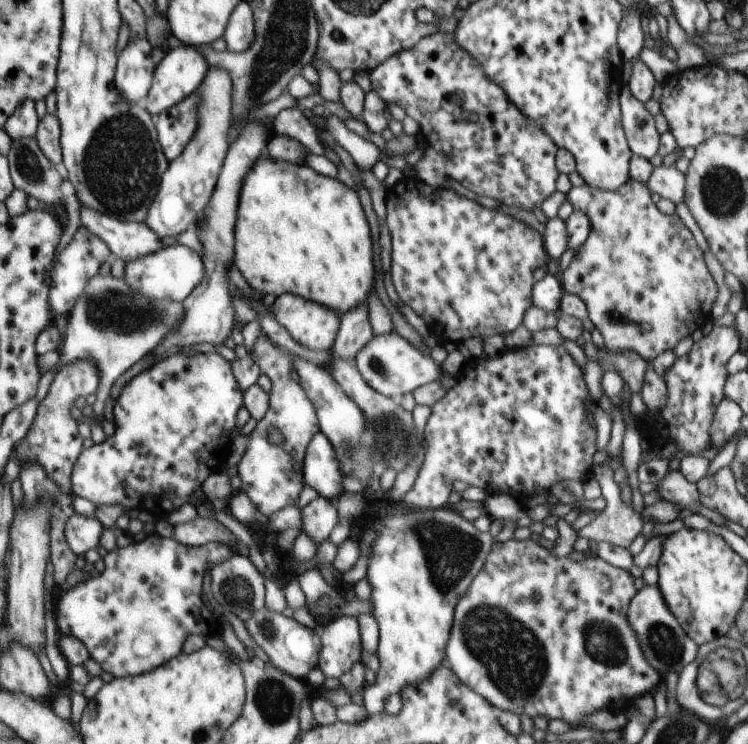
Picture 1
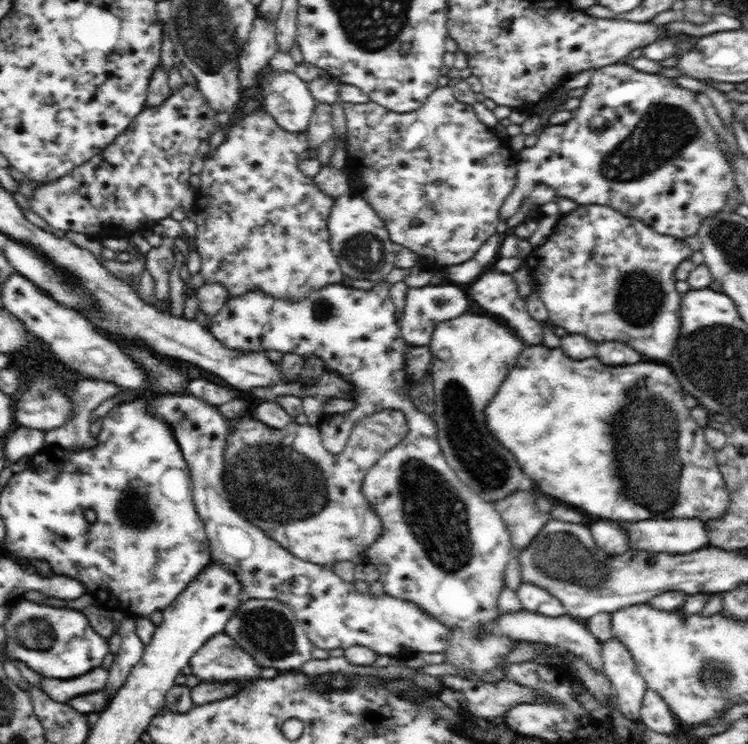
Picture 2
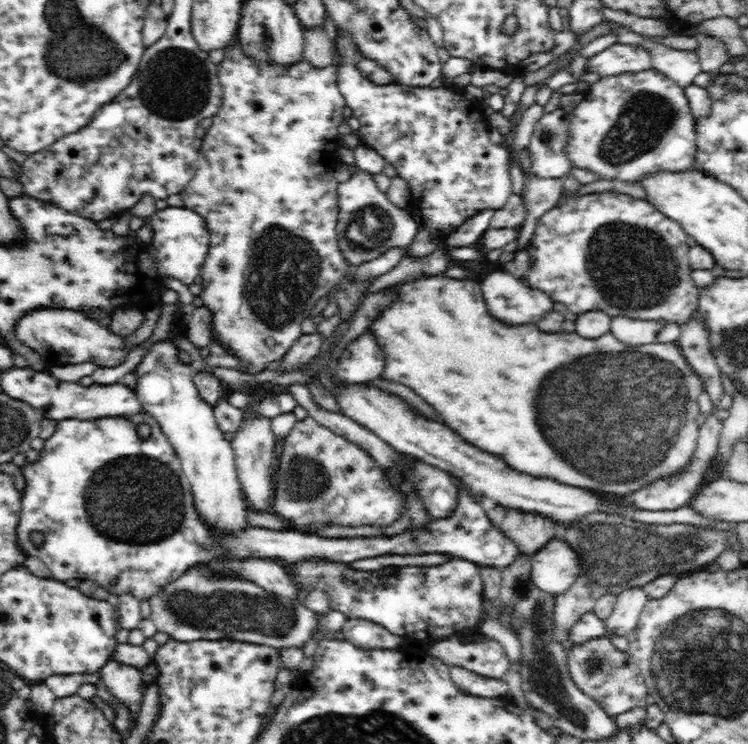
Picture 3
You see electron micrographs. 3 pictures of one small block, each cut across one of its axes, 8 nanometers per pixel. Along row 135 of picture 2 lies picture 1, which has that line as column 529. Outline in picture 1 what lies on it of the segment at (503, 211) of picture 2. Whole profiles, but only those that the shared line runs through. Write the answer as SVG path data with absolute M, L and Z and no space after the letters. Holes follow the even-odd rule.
M512 538L507 542L495 542L484 567L473 579L466 595L461 597L455 607L450 637L441 664L450 668L450 671L454 672L454 675L465 686L482 696L496 711L511 711L518 716L526 714L532 719L538 716L543 716L548 720L564 719L573 728L580 727L583 719L596 710L613 709L622 713L632 705L636 697L651 694L663 680L661 674L646 663L641 645L638 645L637 637L626 621L630 602L638 592L634 586L634 580L635 578L629 574L628 570L613 568L597 556L587 557L578 562L568 557L554 557L549 550L530 539L518 541Z

